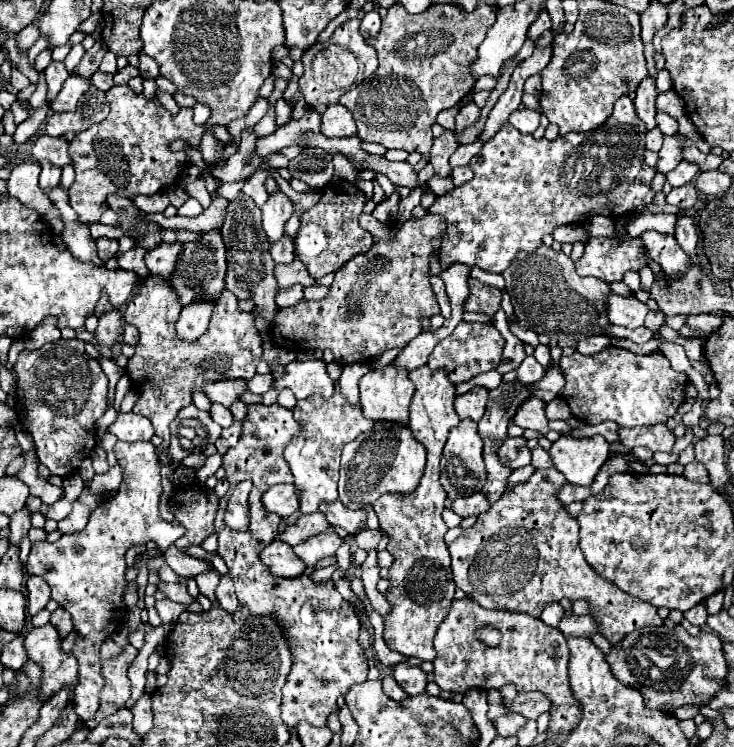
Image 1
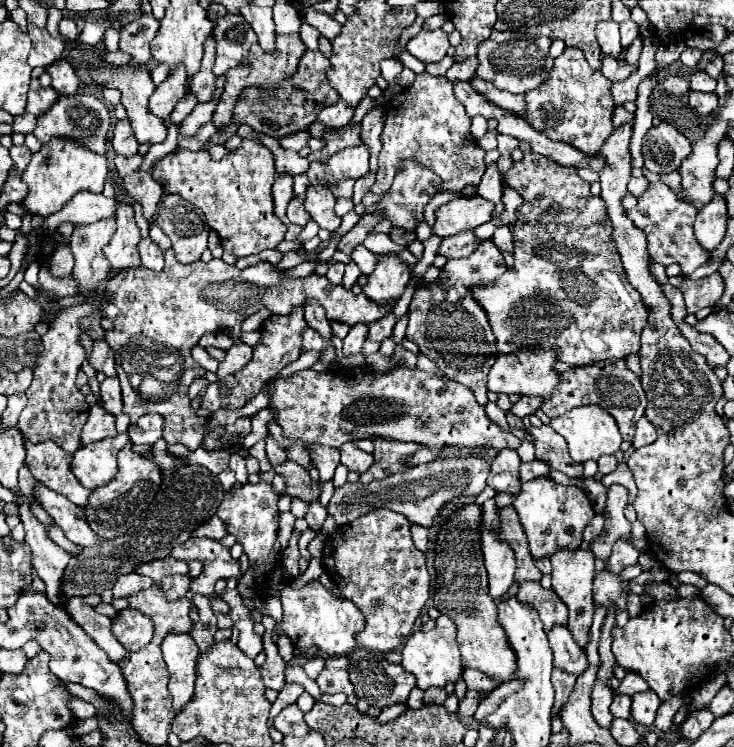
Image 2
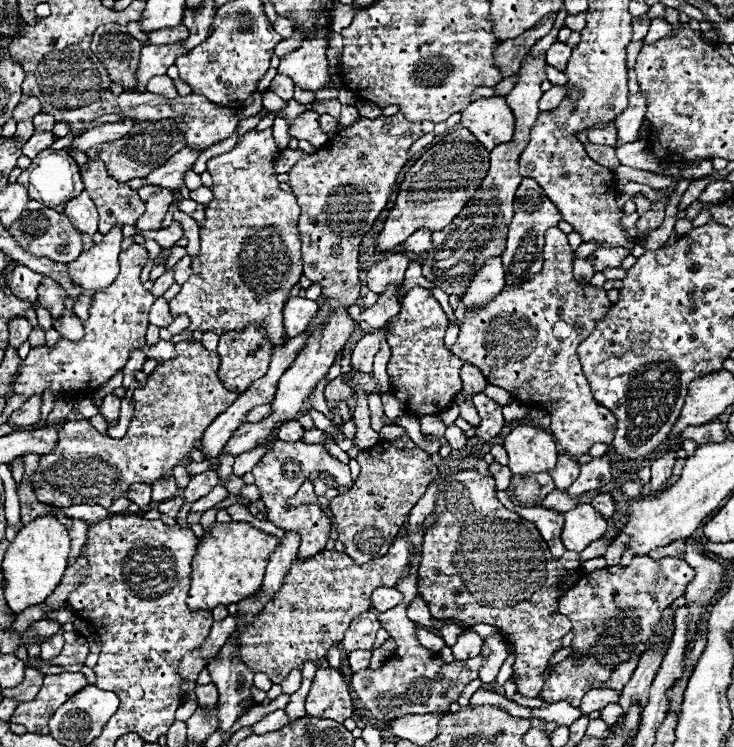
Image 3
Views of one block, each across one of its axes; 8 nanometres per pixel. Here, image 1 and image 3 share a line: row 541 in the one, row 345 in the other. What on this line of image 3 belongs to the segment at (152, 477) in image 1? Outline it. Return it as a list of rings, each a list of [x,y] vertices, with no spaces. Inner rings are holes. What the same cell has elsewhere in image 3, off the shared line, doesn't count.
[[[132,244],[128,250],[120,252],[120,274],[116,280],[94,294],[90,304],[90,318],[84,322],[84,338],[80,342],[60,340],[56,348],[40,346],[32,348],[16,382],[12,386],[12,394],[24,394],[26,398],[34,394],[42,394],[46,388],[54,392],[56,398],[78,398],[80,394],[90,396],[96,392],[100,384],[110,380],[118,370],[124,368],[132,350],[142,350],[146,358],[166,362],[176,356],[174,342],[158,342],[154,346],[146,344],[146,328],[148,328],[148,310],[154,302],[150,290],[140,282],[140,270],[144,264],[166,264],[170,248],[162,248],[158,258],[150,260],[146,248],[140,244]]]

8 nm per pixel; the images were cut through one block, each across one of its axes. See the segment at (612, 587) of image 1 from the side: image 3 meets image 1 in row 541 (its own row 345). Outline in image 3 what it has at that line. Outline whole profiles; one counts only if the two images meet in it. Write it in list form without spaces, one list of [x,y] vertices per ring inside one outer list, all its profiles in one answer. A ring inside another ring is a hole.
[[[548,228],[542,270],[520,286],[514,288],[506,286],[486,306],[466,312],[452,354],[462,358],[464,362],[478,366],[486,376],[488,384],[512,392],[516,400],[526,404],[546,404],[552,418],[550,432],[556,436],[558,444],[562,446],[562,450],[566,450],[566,454],[570,454],[572,458],[580,458],[582,454],[588,454],[592,444],[596,442],[612,444],[614,440],[616,418],[612,416],[612,412],[608,412],[608,408],[604,408],[592,398],[588,380],[582,374],[582,366],[576,352],[580,340],[588,336],[588,332],[596,326],[596,320],[604,318],[604,312],[610,310],[612,302],[606,298],[604,288],[592,284],[580,284],[578,280],[574,280],[572,258],[574,252],[568,246],[566,234],[560,228]]]

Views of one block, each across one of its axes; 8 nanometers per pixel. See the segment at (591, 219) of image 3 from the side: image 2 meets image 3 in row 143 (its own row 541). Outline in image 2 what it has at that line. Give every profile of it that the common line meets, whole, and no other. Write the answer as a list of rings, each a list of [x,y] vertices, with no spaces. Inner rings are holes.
[[[540,476],[524,484],[514,500],[514,508],[520,514],[534,558],[550,556],[560,548],[578,548],[582,542],[582,530],[594,518],[592,502],[582,488],[556,484],[548,476]]]

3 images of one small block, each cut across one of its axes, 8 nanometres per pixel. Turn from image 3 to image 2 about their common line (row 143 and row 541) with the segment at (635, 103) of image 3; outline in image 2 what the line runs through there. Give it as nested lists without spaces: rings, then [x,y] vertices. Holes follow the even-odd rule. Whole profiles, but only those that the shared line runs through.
[[[618,540],[612,546],[612,556],[608,560],[608,568],[612,568],[612,572],[622,572],[624,566],[636,564],[638,556],[640,556],[640,552],[636,550],[634,544],[630,544],[626,540]]]

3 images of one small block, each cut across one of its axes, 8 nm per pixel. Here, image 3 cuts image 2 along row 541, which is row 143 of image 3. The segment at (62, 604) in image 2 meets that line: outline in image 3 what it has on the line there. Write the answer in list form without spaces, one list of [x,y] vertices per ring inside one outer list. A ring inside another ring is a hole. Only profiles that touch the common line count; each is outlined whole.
[[[34,132],[34,136],[22,146],[22,154],[28,158],[36,158],[38,152],[46,150],[52,142],[54,142],[54,134],[52,132]]]

